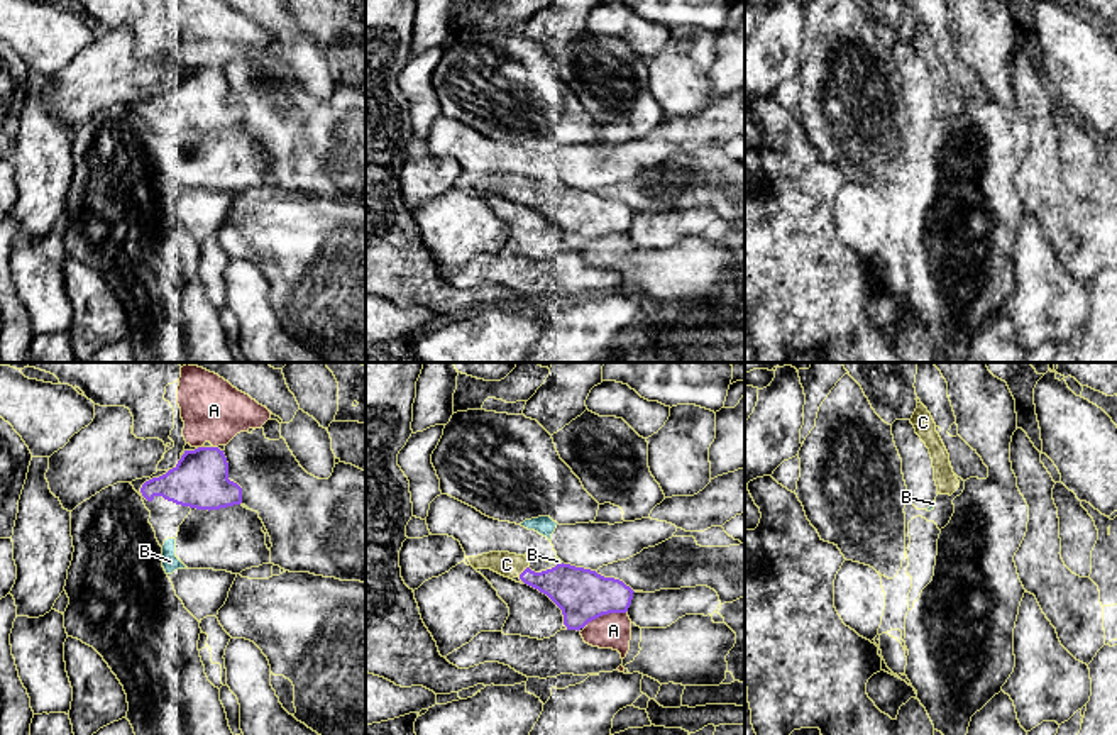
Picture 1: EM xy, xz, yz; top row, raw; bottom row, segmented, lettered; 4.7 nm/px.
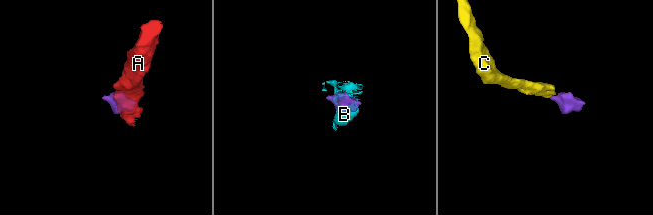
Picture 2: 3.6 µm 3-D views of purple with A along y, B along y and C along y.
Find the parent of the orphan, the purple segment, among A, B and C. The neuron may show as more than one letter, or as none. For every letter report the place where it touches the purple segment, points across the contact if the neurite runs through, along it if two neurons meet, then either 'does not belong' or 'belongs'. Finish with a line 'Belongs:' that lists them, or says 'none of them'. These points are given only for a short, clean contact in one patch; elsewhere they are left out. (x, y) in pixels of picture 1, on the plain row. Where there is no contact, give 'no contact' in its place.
A: xz (605, 234) | along xz (625, 232), (603, 234), (586, 244) | does not belong
B: xz (559, 185) | belongs
C: xz (523, 192) | across xz (572, 210), (523, 192), (506, 185) | belongs
Belongs: B, C

